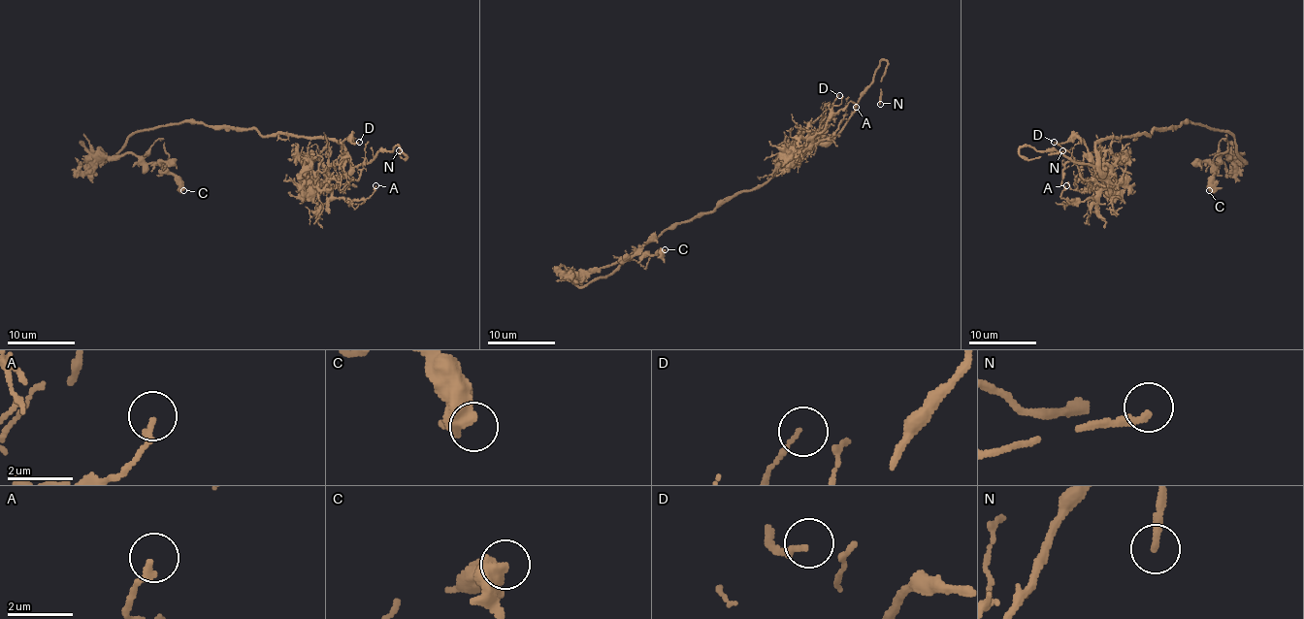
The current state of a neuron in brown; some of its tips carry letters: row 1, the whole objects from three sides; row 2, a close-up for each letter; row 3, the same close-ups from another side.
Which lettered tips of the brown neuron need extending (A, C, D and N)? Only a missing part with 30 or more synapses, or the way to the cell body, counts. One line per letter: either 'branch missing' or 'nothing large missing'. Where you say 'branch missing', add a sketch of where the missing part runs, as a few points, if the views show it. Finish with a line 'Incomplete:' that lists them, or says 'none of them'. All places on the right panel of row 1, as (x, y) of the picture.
A: nothing large missing
C: nothing large missing
D: nothing large missing
N: branch missing | (1062, 150), (1078, 137), (1092, 137), (1122, 160), (1150, 162)
Incomplete: N

